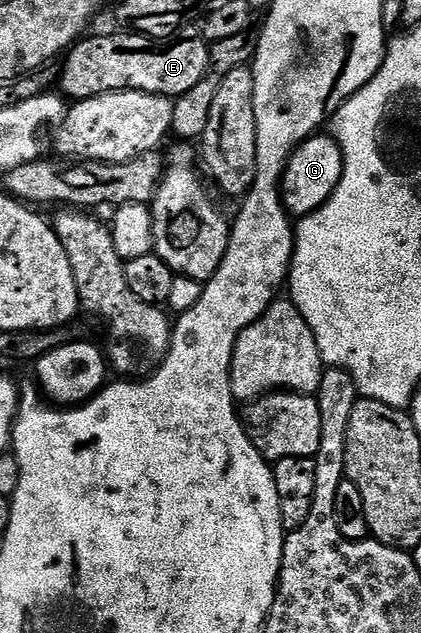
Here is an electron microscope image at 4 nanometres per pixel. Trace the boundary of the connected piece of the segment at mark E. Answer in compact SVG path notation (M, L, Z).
M119 32L115 36L91 36L80 39L66 53L63 64L63 77L59 84L62 95L68 101L78 102L88 100L94 96L100 96L106 92L148 92L150 96L165 96L168 98L178 98L184 96L197 82L203 80L207 69L211 67L211 53L208 41L198 34L183 36L176 34L164 36L162 38L152 38L140 36L130 32Z

